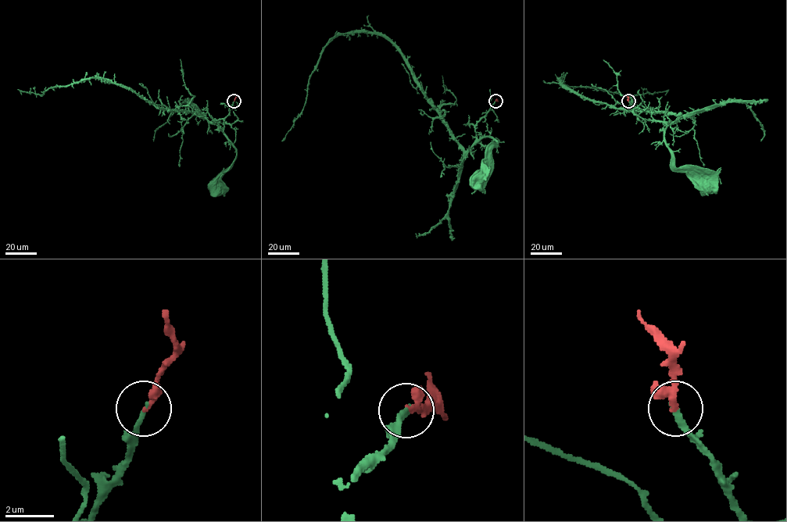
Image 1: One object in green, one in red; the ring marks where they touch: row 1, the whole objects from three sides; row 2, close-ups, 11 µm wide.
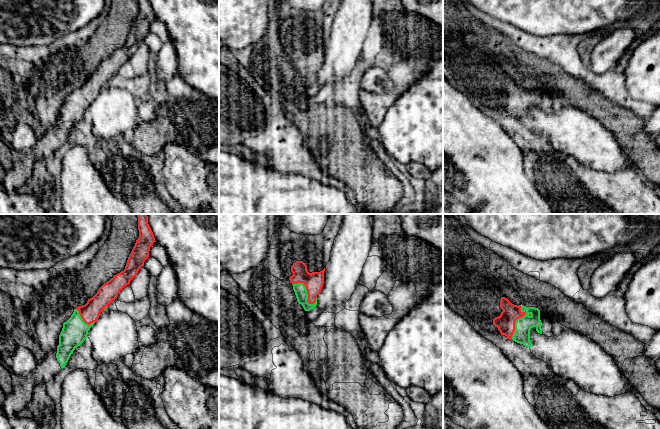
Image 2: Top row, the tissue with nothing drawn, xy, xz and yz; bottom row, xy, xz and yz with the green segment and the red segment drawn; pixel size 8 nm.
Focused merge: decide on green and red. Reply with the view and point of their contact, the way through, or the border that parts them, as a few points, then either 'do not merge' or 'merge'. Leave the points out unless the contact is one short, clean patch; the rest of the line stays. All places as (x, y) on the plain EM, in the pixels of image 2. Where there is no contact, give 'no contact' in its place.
contact yz (516, 97); merge

